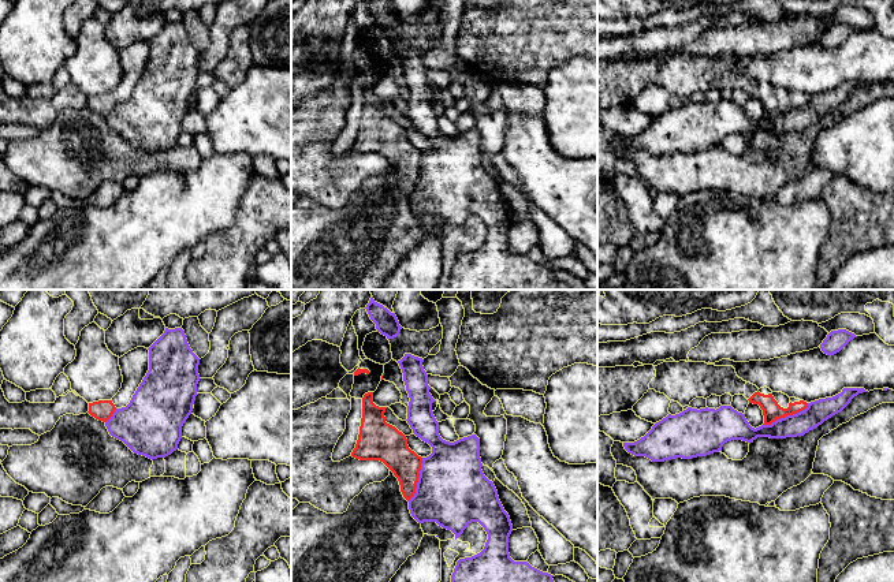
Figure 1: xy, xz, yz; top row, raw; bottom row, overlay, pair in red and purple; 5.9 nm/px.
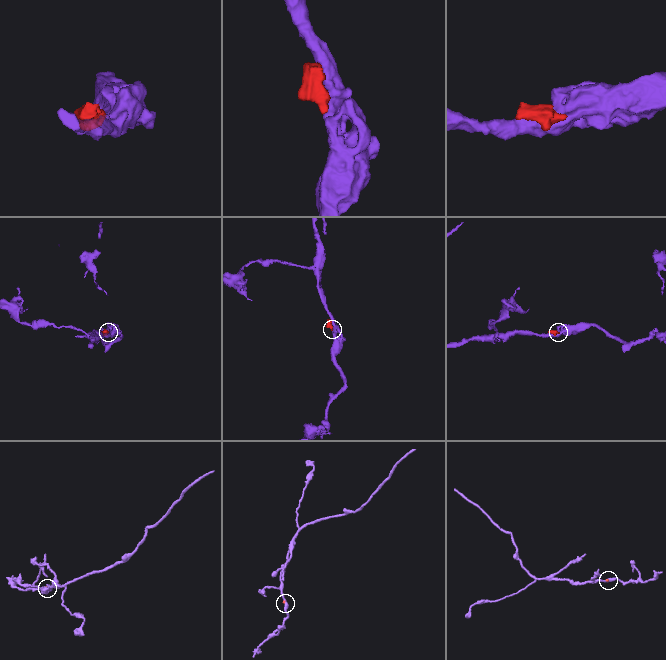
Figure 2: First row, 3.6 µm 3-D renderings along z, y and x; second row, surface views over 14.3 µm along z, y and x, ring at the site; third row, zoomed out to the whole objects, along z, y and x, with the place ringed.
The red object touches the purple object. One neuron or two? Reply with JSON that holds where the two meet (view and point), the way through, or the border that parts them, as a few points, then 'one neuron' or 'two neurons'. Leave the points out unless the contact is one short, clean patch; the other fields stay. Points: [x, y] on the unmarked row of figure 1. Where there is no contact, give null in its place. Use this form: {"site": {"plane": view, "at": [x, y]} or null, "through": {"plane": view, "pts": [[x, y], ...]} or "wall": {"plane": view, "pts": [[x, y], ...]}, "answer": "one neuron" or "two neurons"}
{"site": {"plane": "yz", "at": [786, 109]}, "wall": {"plane": "yz", "pts": [[808, 97], [796, 107], [777, 112], [770, 118], [763, 118]]}, "answer": "two neurons"}

